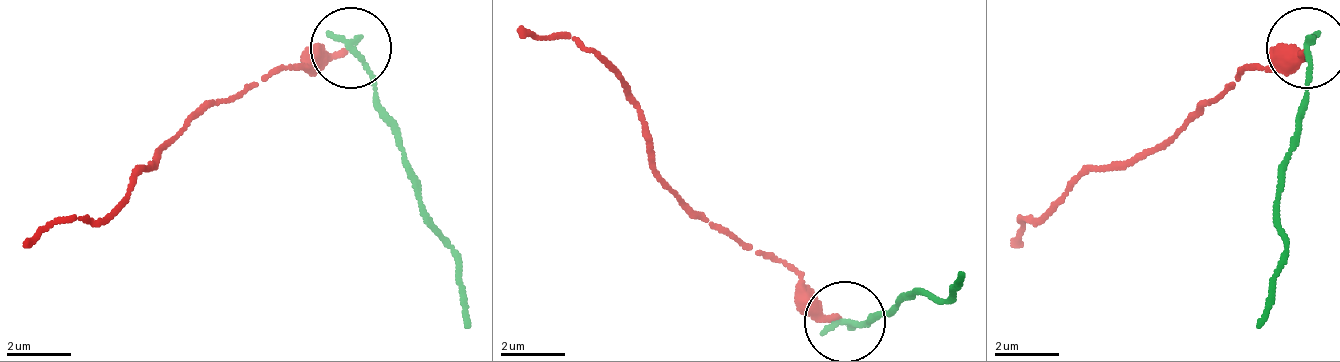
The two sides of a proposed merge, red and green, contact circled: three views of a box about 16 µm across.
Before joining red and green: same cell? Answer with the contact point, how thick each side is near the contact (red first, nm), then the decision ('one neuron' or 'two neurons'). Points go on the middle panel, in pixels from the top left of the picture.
at (845, 321); 240 nm thick on the red side, 240 nm on the other; two neurons

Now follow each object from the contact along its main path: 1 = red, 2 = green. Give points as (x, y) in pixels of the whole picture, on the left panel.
1: (345, 46), (296, 70), (207, 102), (166, 143), (142, 175), (93, 216), (53, 216), (20, 248)
2: (353, 46), (418, 216), (458, 265), (466, 330)

